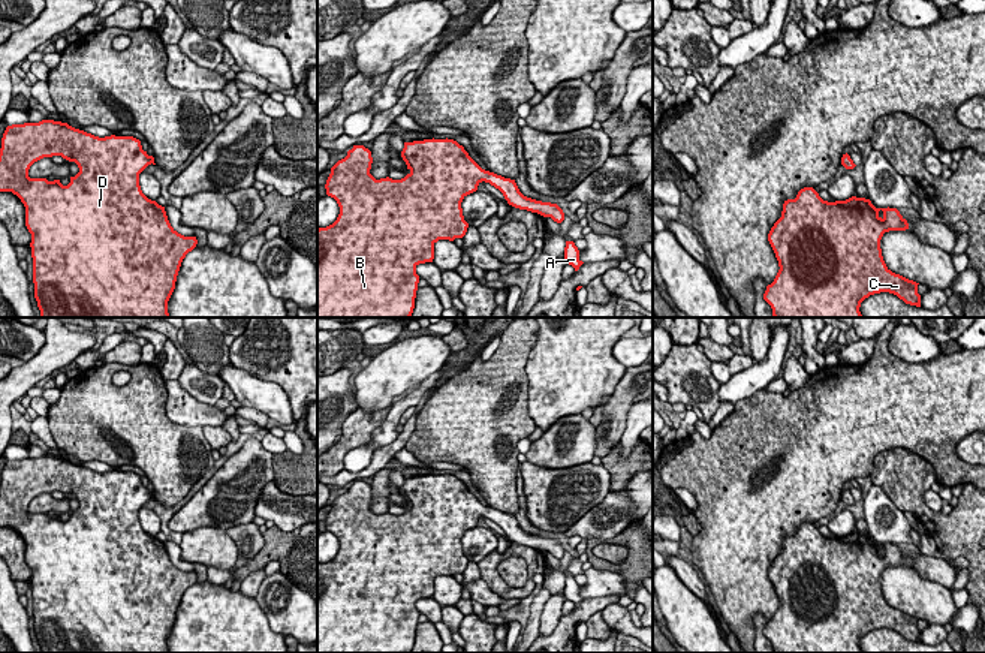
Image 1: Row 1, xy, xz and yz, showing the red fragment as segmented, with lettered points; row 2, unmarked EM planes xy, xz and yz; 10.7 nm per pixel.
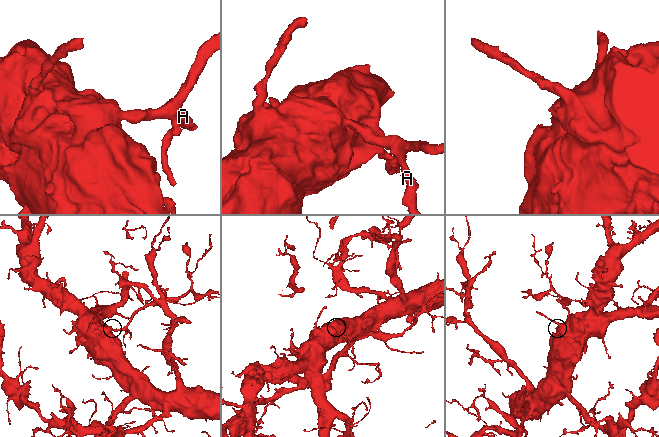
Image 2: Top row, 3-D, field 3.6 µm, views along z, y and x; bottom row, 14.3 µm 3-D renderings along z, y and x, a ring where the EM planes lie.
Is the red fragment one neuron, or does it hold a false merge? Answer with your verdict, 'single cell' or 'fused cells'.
single cell

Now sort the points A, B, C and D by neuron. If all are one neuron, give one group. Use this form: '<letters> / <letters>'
A B C D

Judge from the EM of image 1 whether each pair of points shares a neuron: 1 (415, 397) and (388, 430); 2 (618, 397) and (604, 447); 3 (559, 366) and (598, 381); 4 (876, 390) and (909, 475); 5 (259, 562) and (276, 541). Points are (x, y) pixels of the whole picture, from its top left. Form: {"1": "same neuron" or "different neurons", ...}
{"1": "same neuron", "2": "same neuron", "3": "same neuron", "4": "different neurons", "5": "same neuron"}

